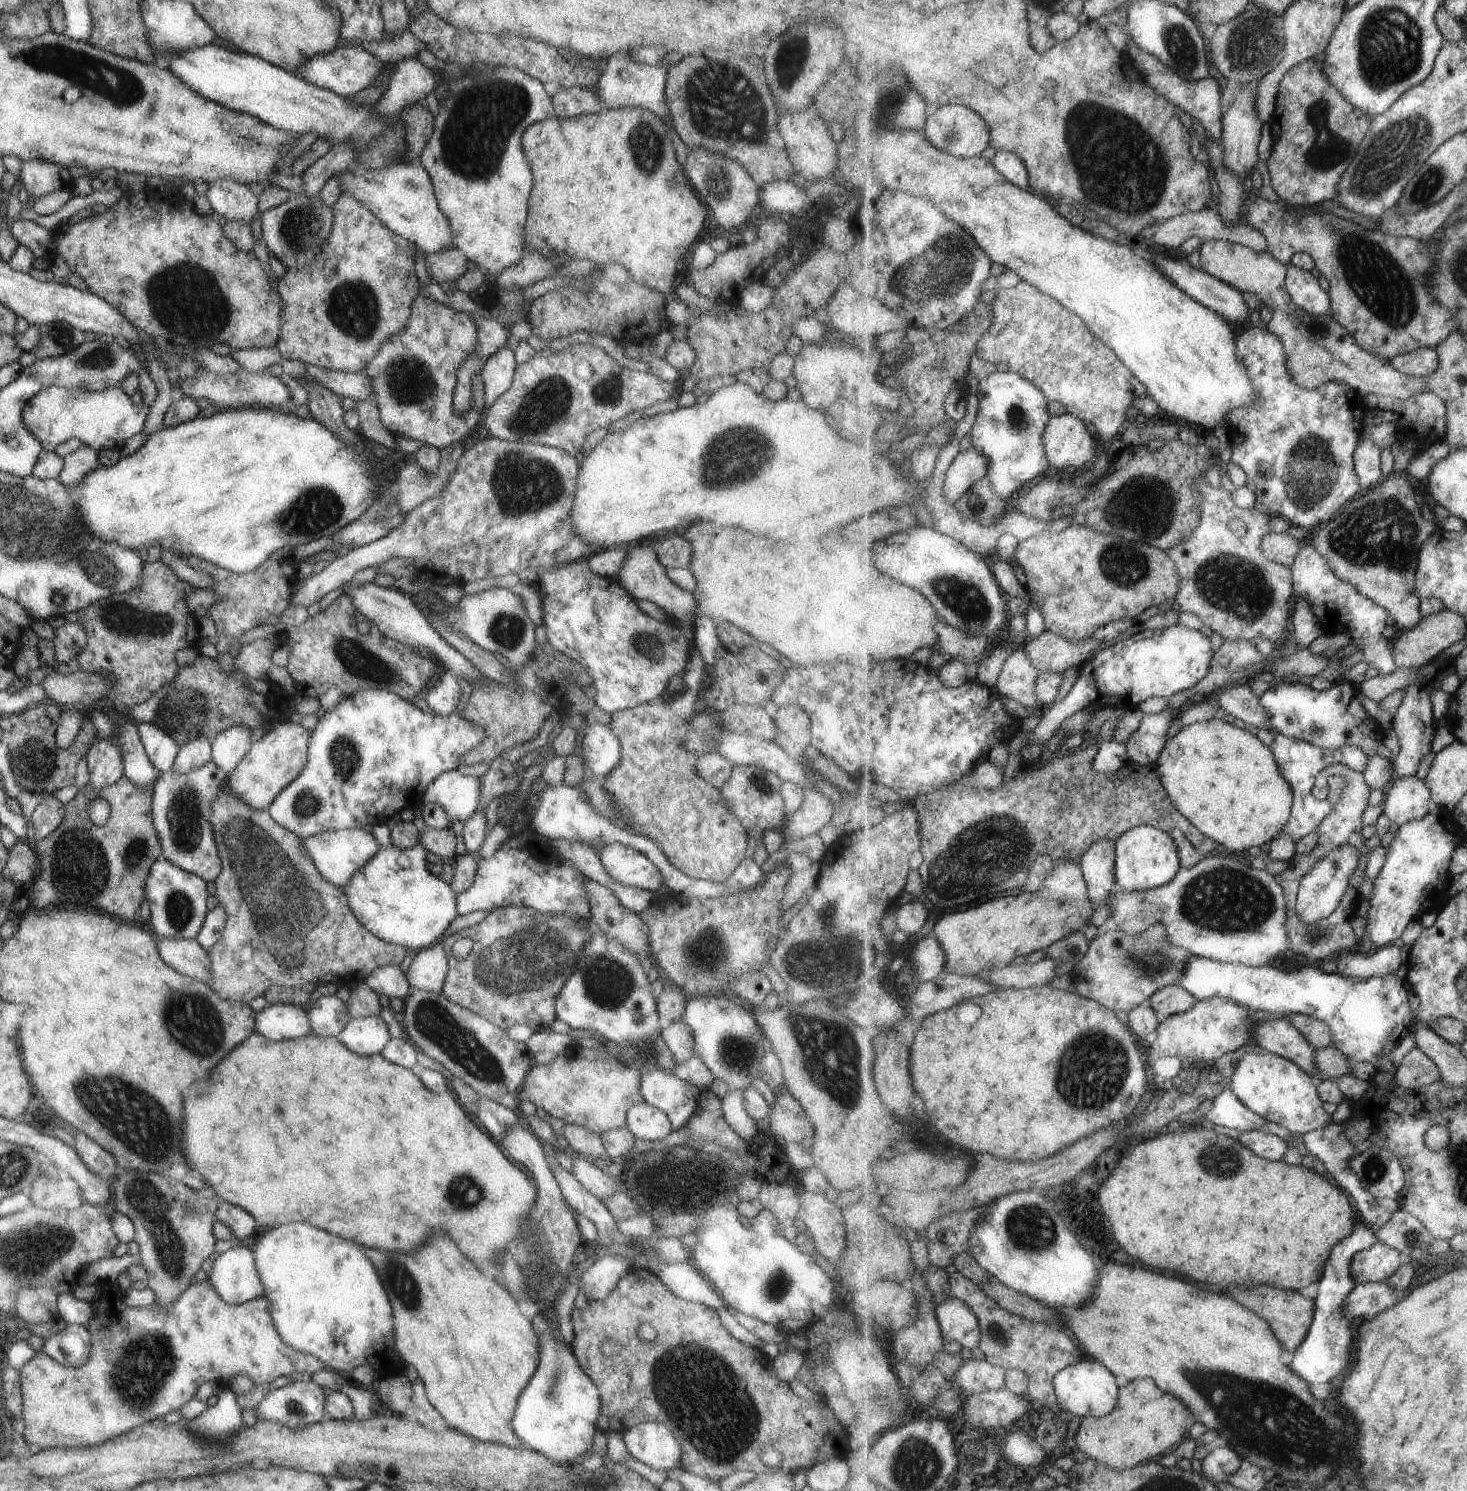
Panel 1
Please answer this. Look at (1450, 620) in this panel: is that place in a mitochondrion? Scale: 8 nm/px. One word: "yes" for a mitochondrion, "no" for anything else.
no

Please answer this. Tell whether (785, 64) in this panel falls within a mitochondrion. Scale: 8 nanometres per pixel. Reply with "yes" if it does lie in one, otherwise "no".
yes

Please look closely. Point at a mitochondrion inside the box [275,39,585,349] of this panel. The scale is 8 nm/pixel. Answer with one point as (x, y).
(472, 146)

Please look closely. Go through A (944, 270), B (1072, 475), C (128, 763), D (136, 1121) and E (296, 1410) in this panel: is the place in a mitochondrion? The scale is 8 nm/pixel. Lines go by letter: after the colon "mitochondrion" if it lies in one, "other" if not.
A: mitochondrion
B: other
C: other
D: mitochondrion
E: mitochondrion

